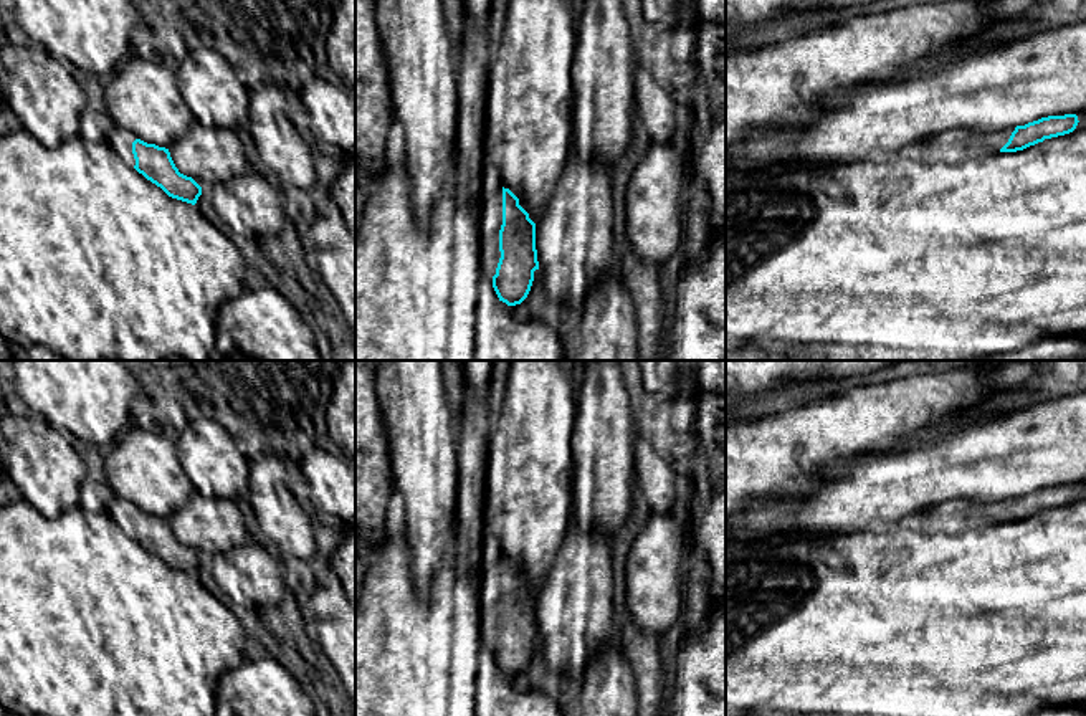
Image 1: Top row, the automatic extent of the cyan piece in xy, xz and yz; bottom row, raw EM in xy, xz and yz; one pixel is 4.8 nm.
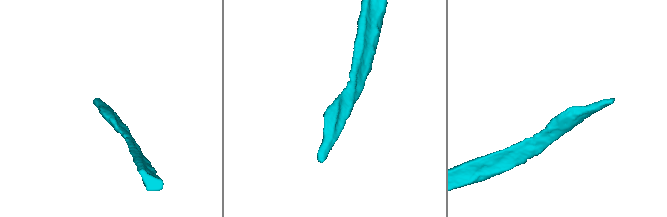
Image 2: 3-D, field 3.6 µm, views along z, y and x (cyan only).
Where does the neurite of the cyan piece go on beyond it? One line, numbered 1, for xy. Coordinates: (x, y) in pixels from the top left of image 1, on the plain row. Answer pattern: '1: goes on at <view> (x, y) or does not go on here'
1: goes on at xy (119, 510)

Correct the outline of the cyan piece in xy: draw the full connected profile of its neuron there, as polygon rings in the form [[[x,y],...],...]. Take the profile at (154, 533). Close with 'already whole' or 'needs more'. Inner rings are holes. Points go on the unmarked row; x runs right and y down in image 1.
[[[119,496],[106,499],[106,513],[129,537],[134,537],[169,567],[197,574],[202,557],[192,547],[179,542],[169,519],[147,514]]] | needs more

